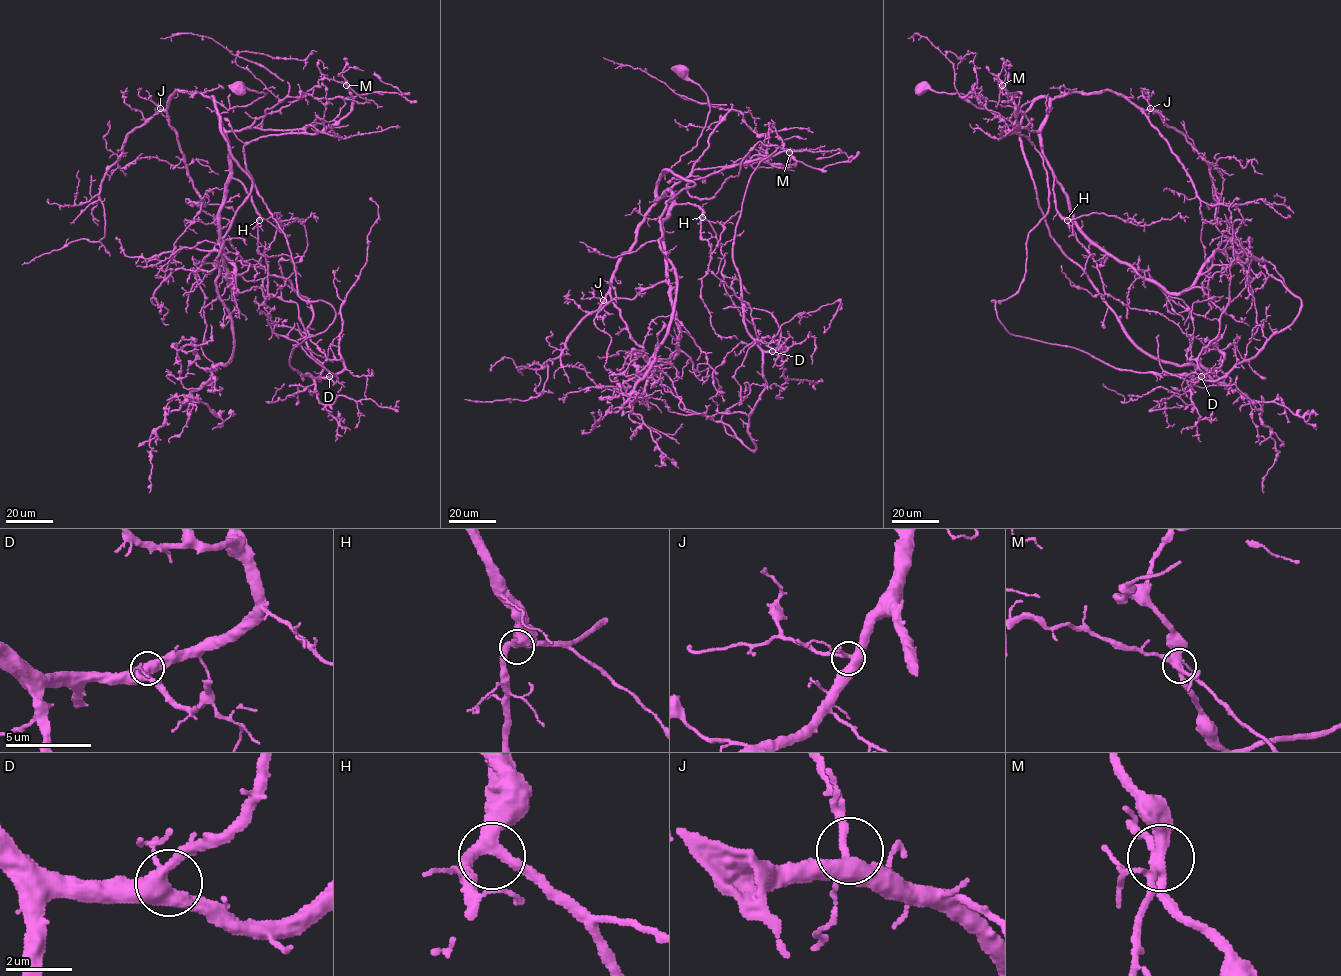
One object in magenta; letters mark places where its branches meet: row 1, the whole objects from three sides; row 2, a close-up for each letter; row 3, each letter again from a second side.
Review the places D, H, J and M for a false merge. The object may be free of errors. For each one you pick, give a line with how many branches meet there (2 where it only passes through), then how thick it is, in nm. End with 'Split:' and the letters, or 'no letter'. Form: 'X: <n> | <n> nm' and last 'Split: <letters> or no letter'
M: 4 | 360 nm
Split: M

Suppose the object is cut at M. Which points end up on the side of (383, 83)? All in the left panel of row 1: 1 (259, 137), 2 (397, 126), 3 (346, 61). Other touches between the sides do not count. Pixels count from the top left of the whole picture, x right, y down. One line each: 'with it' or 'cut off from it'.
1: with it
2: cut off from it
3: with it

